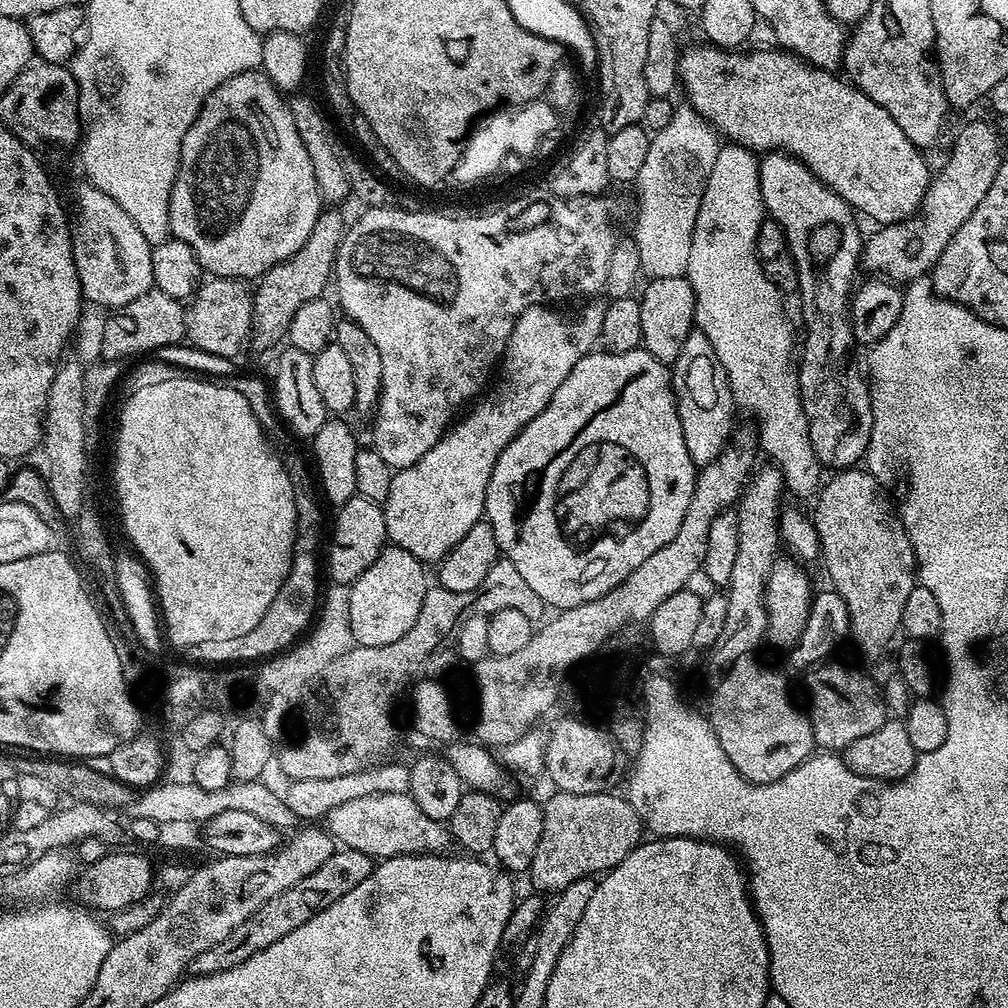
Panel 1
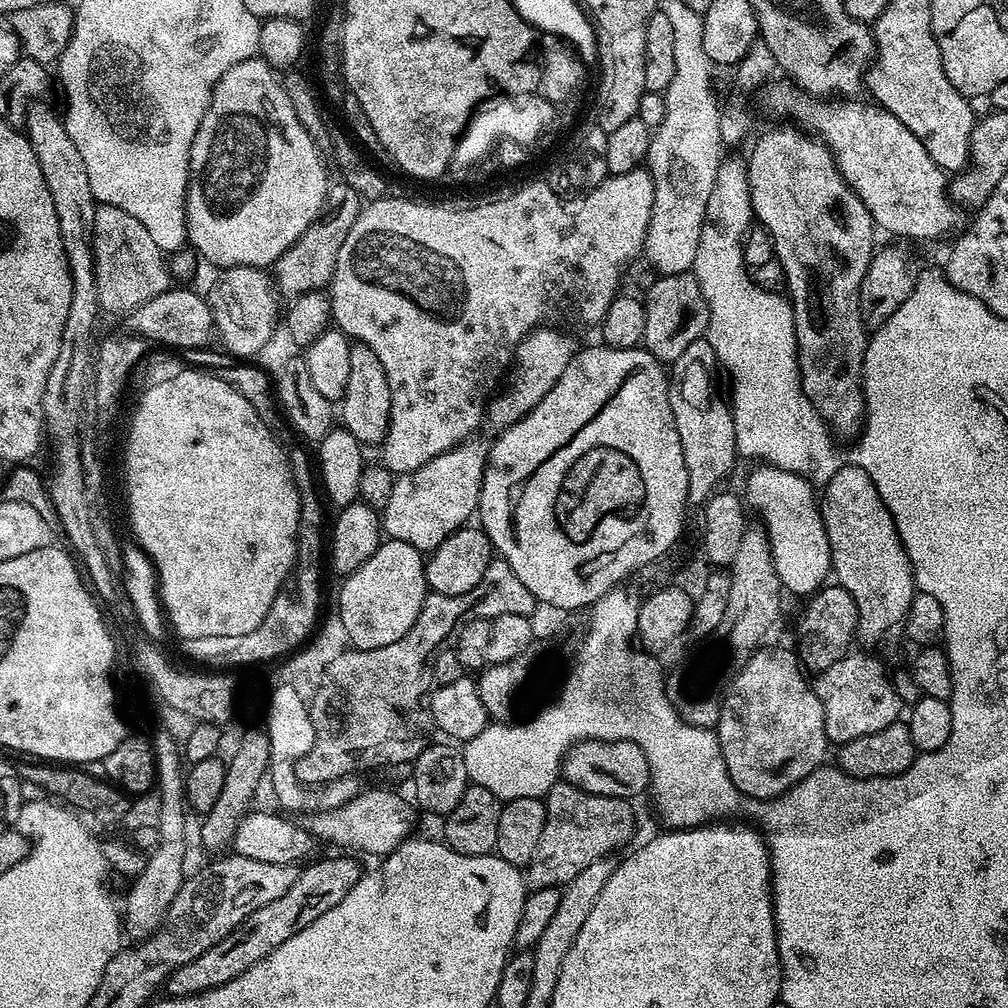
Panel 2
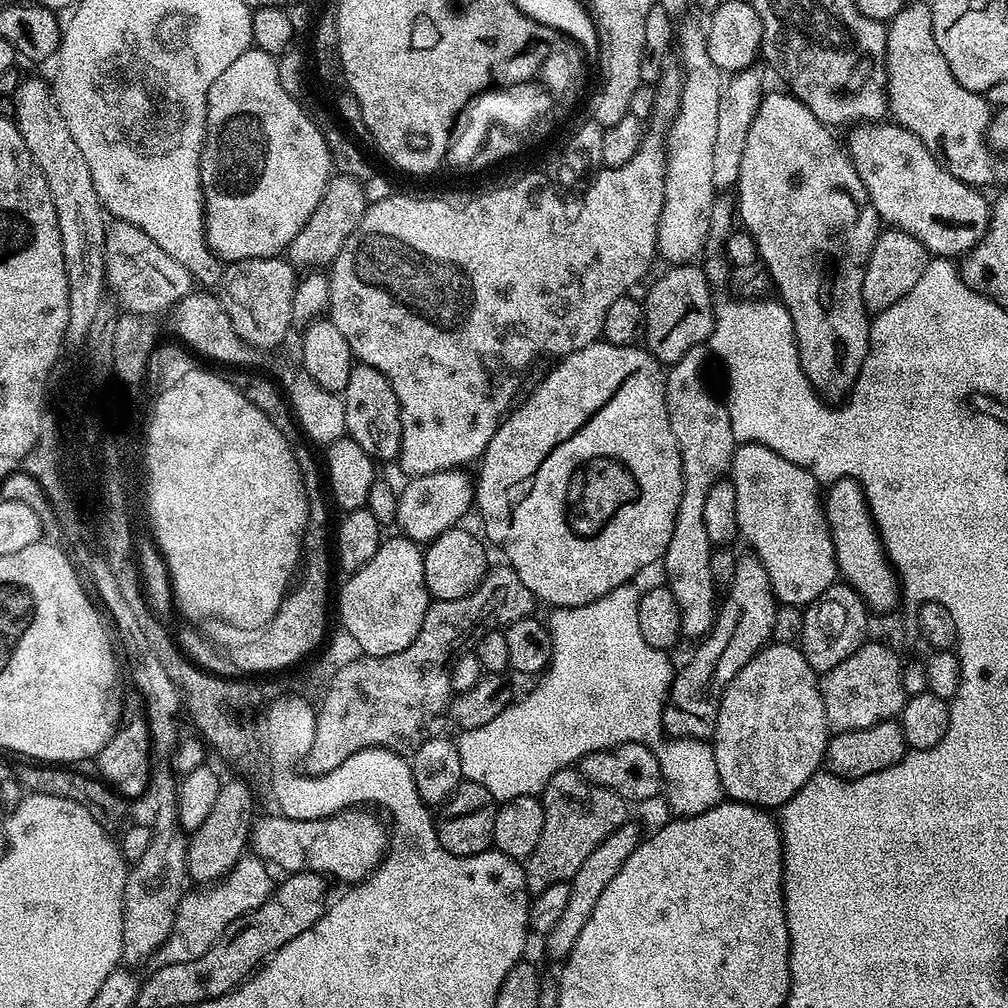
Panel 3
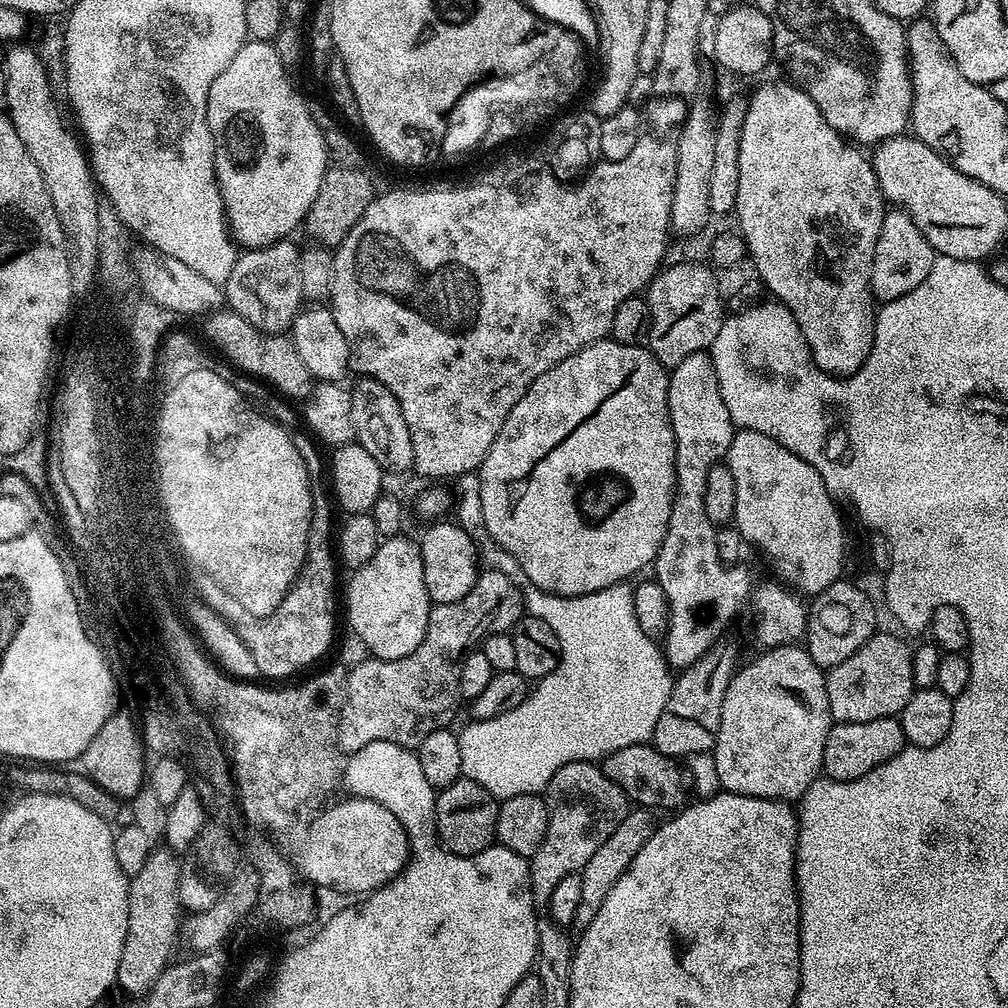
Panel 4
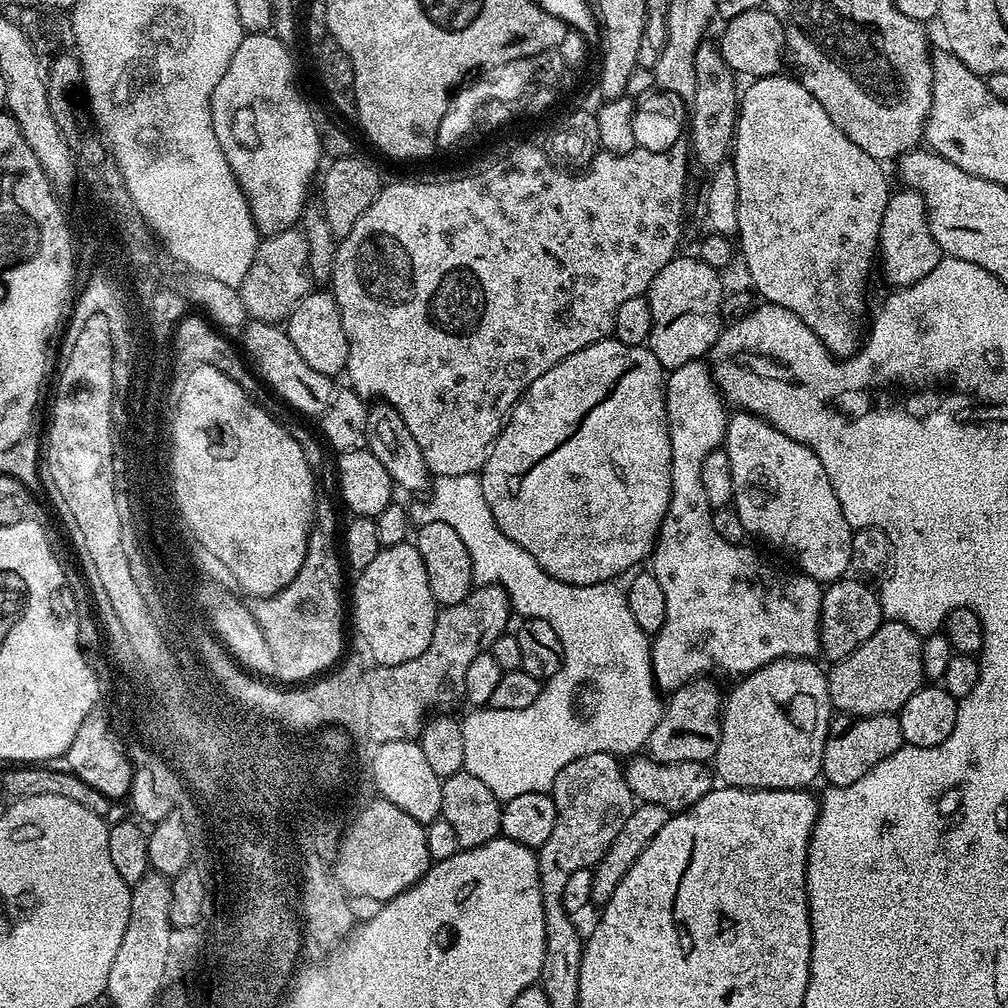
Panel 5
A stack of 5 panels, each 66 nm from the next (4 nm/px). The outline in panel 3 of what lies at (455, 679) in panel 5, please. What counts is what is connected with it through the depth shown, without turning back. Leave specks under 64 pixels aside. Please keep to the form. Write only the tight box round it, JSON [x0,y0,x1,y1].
[302,566,538,776]

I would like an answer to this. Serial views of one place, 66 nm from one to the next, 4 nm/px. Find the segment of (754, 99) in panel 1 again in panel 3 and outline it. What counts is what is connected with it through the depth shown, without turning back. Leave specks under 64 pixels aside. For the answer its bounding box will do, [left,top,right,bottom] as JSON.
[846,122,992,258]

